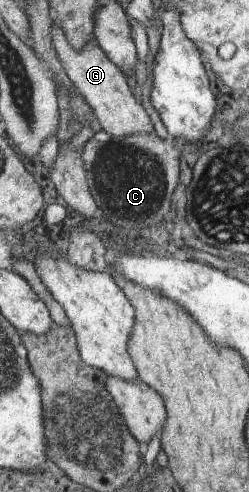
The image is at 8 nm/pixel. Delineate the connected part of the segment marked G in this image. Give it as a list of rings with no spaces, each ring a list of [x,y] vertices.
[[[54,17],[51,18],[51,22],[54,47],[58,52],[58,58],[65,67],[73,86],[94,108],[101,128],[116,137],[126,137],[135,133],[154,133],[151,118],[149,118],[147,110],[135,100],[135,96],[127,84],[124,70],[117,66],[95,42],[89,40],[82,49],[75,48],[70,44],[64,28],[57,25]]]

